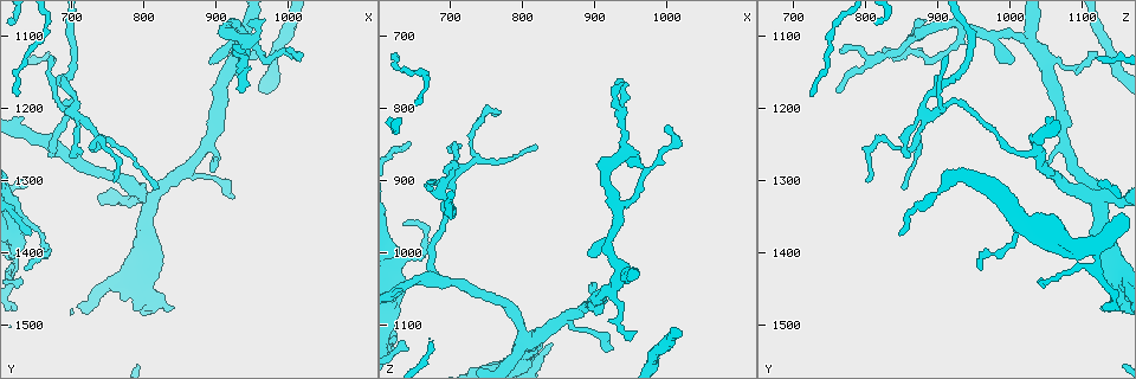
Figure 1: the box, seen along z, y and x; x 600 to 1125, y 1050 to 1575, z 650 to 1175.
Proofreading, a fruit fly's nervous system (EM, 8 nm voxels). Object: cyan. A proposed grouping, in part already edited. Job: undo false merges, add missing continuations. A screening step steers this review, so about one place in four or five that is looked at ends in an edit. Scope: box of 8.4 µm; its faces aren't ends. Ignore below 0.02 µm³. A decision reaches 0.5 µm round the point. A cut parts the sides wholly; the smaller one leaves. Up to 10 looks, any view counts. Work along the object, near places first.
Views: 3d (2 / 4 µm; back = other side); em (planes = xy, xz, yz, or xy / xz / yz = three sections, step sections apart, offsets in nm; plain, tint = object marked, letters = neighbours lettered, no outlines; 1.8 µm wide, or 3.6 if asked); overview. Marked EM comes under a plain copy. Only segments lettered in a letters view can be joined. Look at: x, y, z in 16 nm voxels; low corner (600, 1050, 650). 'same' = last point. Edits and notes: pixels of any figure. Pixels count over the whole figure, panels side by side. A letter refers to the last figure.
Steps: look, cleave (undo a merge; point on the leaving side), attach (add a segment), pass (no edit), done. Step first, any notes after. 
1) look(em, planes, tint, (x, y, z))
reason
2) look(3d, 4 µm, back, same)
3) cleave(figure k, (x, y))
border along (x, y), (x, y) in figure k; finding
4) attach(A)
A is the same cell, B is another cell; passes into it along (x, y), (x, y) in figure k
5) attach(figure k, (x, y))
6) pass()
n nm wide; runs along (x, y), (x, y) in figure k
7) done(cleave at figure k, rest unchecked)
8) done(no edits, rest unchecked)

look(3d, 4 µm, (685, 1260, 1035))
a fork

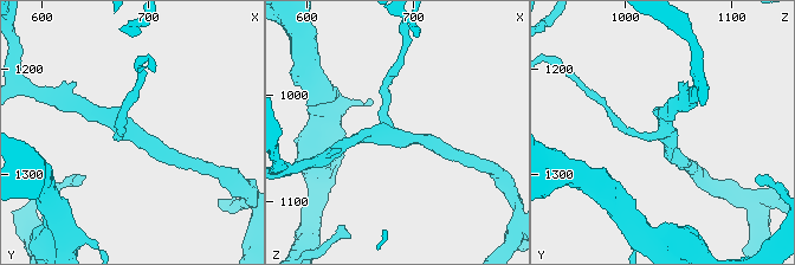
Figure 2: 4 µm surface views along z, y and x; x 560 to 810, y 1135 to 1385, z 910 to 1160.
look(em, yz, step 16, tint, (682, 1262, 1038))
3 arms; need the tissue

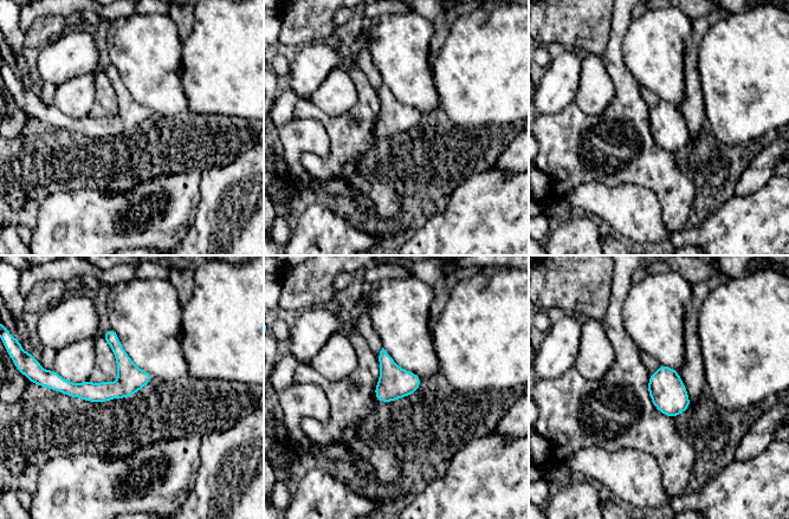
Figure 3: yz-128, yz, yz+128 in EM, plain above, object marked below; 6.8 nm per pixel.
look(em, planes, letters, same)

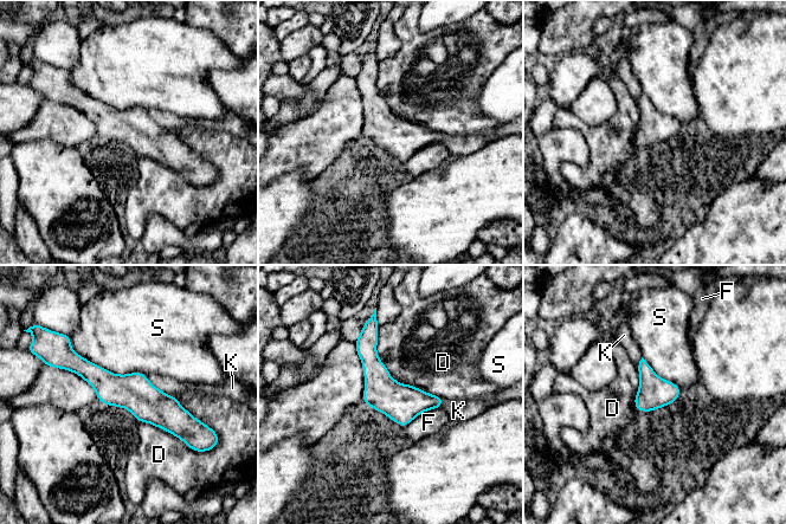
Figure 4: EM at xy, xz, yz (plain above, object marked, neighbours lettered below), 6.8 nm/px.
pass()
D touches over 650 nm; D, F, K and S are other cells; border along (378, 327), (388, 373), (443, 399) in figure 4; one neuron here

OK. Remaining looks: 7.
look(3d, 4 µm, (805, 1325, 1125))
four arms meet

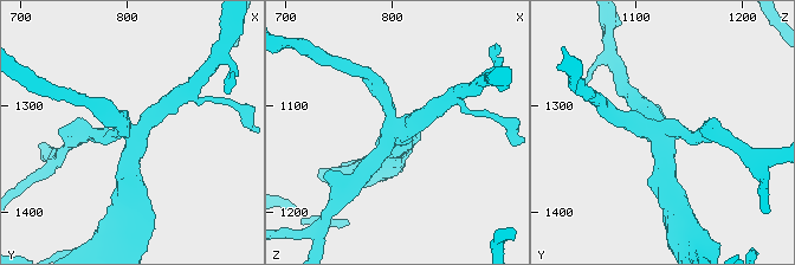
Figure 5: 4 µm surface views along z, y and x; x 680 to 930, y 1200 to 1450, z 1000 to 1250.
look(em, 3.6 µm, planes, tint, (810, 1326, 1122))
4 arms

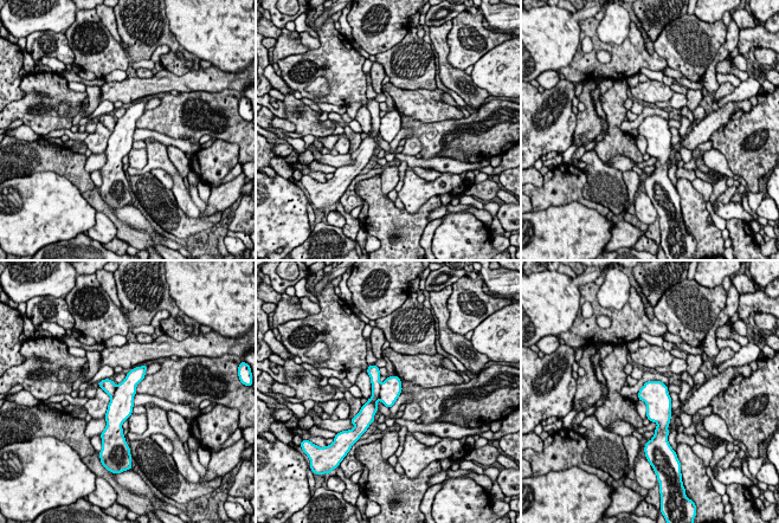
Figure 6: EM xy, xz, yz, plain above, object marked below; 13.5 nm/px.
look(em, 3.6 µm, planes, letters, same)
what lies round it

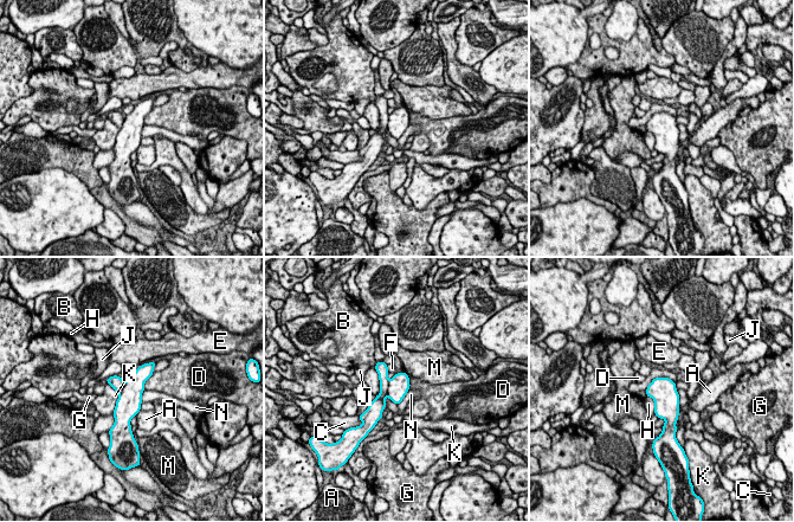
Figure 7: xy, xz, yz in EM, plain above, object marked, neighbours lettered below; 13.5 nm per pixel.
cleave(figure 7, (379, 404))
A, B, C, D, E, F, G, H, J, K, M and N are other cells; border along (389, 380), (386, 395) in figure 7; a second neuron is stuck on

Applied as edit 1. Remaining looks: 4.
look(em, planes, letters, (935, 1180, 760))
thin end

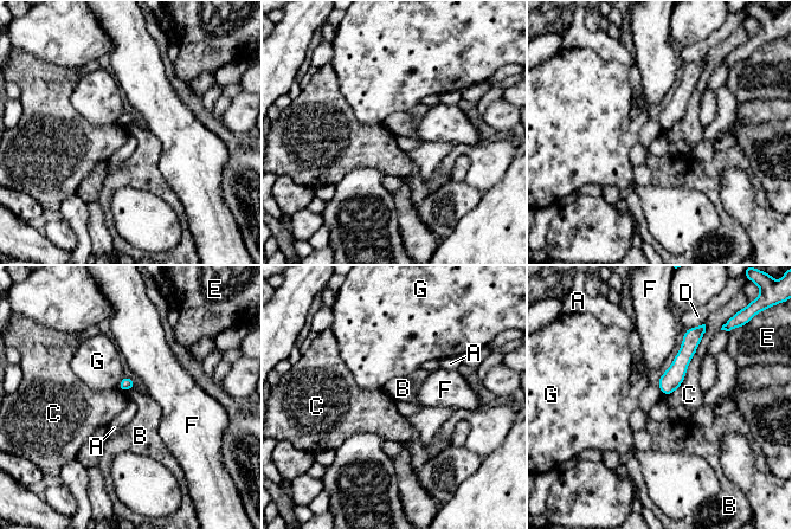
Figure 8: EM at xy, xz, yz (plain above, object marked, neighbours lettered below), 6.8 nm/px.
pass()
A, B, C, D, E, F and G are other cells; runs along (696, 337), (689, 344), (665, 392) in figure 8; no lettered segment goes on from it

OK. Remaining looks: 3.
done(cleave at figure 7, rest unchecked)

